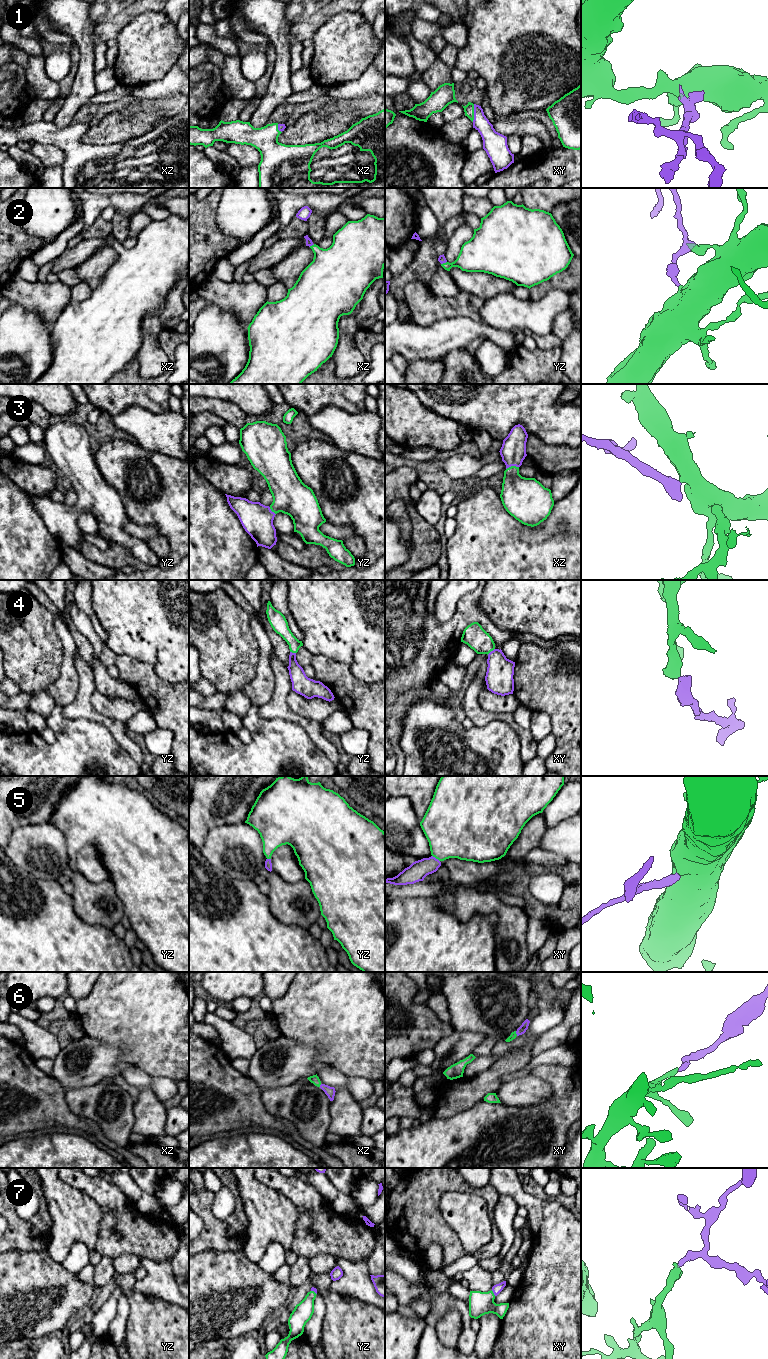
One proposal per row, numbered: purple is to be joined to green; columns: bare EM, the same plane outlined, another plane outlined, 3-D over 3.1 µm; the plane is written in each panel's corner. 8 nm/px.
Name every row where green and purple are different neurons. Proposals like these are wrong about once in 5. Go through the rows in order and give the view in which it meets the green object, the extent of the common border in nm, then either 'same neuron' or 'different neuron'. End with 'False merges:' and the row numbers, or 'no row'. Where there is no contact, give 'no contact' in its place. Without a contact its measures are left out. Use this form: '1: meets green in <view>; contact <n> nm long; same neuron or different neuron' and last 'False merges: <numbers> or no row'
1: meets green in xy; contact 140 nm long; same neuron
2: meets green in xz; contact 50 nm long; same neuron
3: meets green in xz; contact 110 nm long; same neuron
4: meets green in xy; contact 80 nm long; same neuron
5: meets green in xy; contact 80 nm long; same neuron
6: meets green in xy; contact 40 nm long; same neuron
7: meets green in xy; contact 60 nm long; same neuron
False merges: no row

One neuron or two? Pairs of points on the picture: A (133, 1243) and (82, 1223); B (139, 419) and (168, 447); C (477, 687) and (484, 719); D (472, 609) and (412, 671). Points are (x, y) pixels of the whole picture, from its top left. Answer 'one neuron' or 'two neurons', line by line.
A: two neurons
B: one neuron
C: one neuron
D: one neuron

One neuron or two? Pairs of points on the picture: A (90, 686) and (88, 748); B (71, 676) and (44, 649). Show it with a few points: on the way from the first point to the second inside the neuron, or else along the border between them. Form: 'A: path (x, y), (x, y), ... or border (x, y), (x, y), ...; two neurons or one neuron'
A: border (66, 717), (87, 718), (99, 722), (109, 732); two neurons
B: border (61, 642), (62, 664), (60, 674), (48, 686); two neurons

